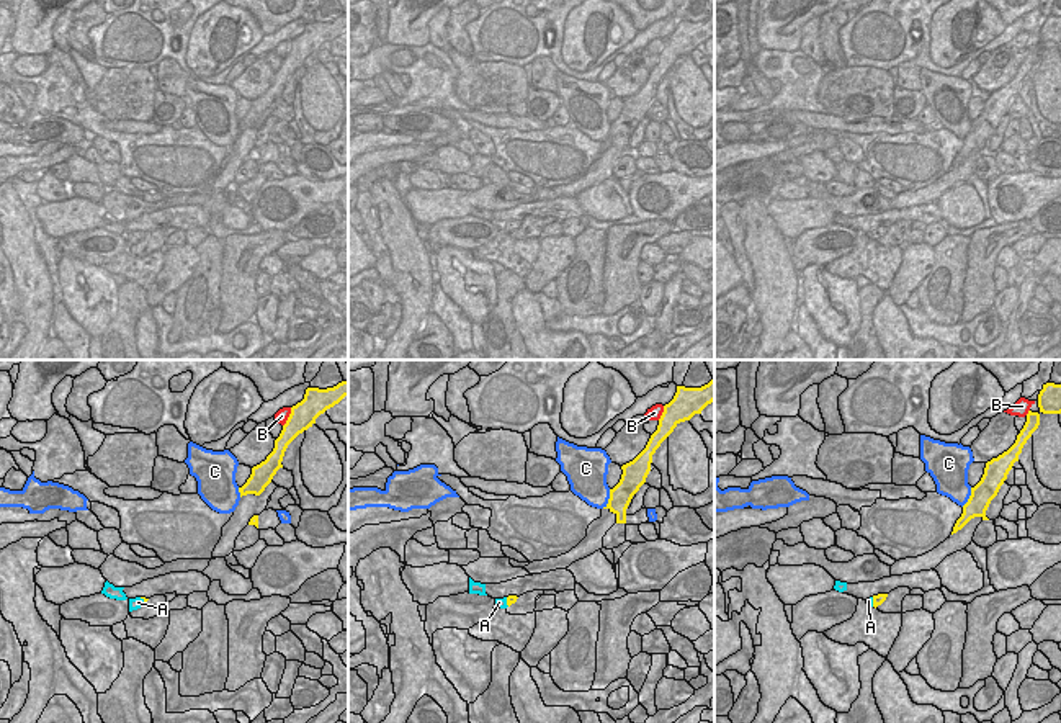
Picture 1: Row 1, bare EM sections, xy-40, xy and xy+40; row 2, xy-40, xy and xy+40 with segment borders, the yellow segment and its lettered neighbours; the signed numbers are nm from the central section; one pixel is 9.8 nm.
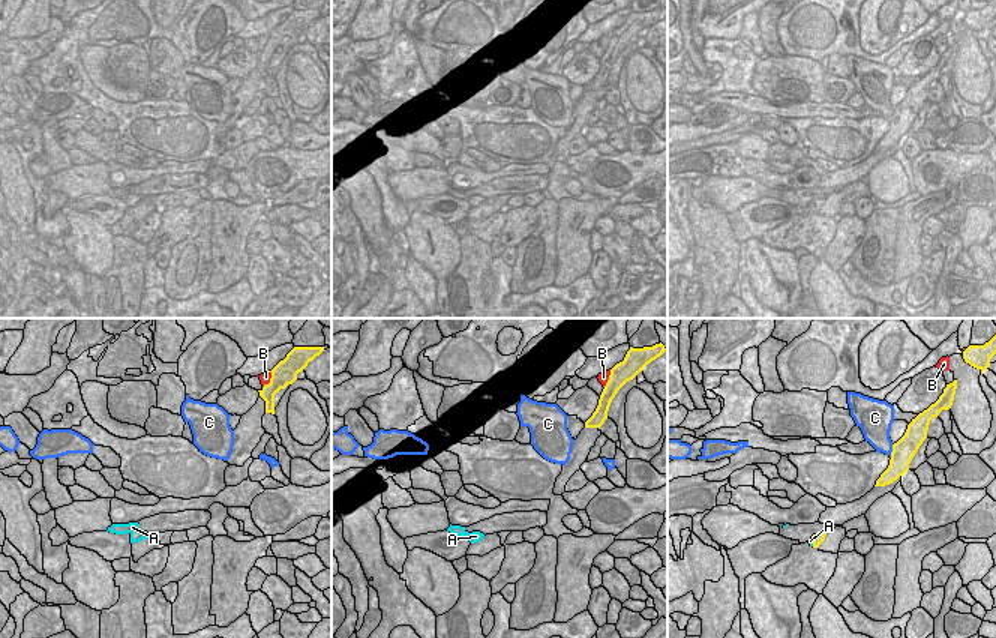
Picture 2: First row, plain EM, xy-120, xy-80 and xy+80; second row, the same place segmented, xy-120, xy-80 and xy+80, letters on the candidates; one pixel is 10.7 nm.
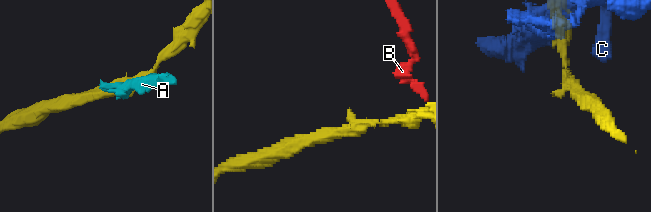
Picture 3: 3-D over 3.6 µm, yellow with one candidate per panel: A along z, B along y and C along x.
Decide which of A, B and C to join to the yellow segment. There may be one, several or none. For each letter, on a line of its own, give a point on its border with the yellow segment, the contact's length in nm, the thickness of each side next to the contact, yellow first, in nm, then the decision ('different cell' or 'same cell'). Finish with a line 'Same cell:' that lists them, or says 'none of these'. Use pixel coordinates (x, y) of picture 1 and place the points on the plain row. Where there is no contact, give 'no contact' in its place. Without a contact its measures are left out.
A: contact xy-40 (144, 234); length 100 nm; calibres 30 and 120 nm; different cell
B: contact xy-40 (288, 51); length 200 nm; calibres 240 and 130 nm; different cell
C: contact xy (608, 133); length 200 nm; calibres 220 and 340 nm; different cell
Same cell: none of these

